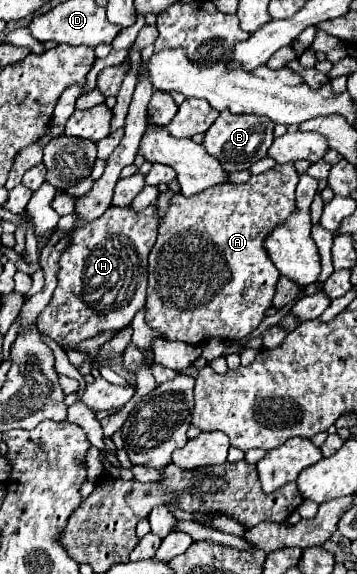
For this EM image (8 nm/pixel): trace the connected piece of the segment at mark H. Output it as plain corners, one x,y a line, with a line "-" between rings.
154,201
150,207
146,207
144,211
134,211
134,209
130,209
130,207
110,207
110,209
108,209
98,221
92,221
90,227
80,227
80,229
76,229
74,235
72,235
72,243
70,243
70,247
62,253
62,259
60,259
58,287
56,287
56,291
54,291
50,303
46,305
46,309
38,315
38,329
40,329
44,335
48,335
52,341
56,341
58,345
78,345
80,341
84,341
84,339
88,339
88,337
94,337
94,335
98,335
98,333
102,333
102,331
108,331
108,329
118,329
118,331
120,331
122,327
126,327
126,325
134,319
134,315
136,315
136,313
144,307
144,303
146,303
148,253
150,253
150,249
152,249
154,243
156,243
156,235
158,235
156,201

